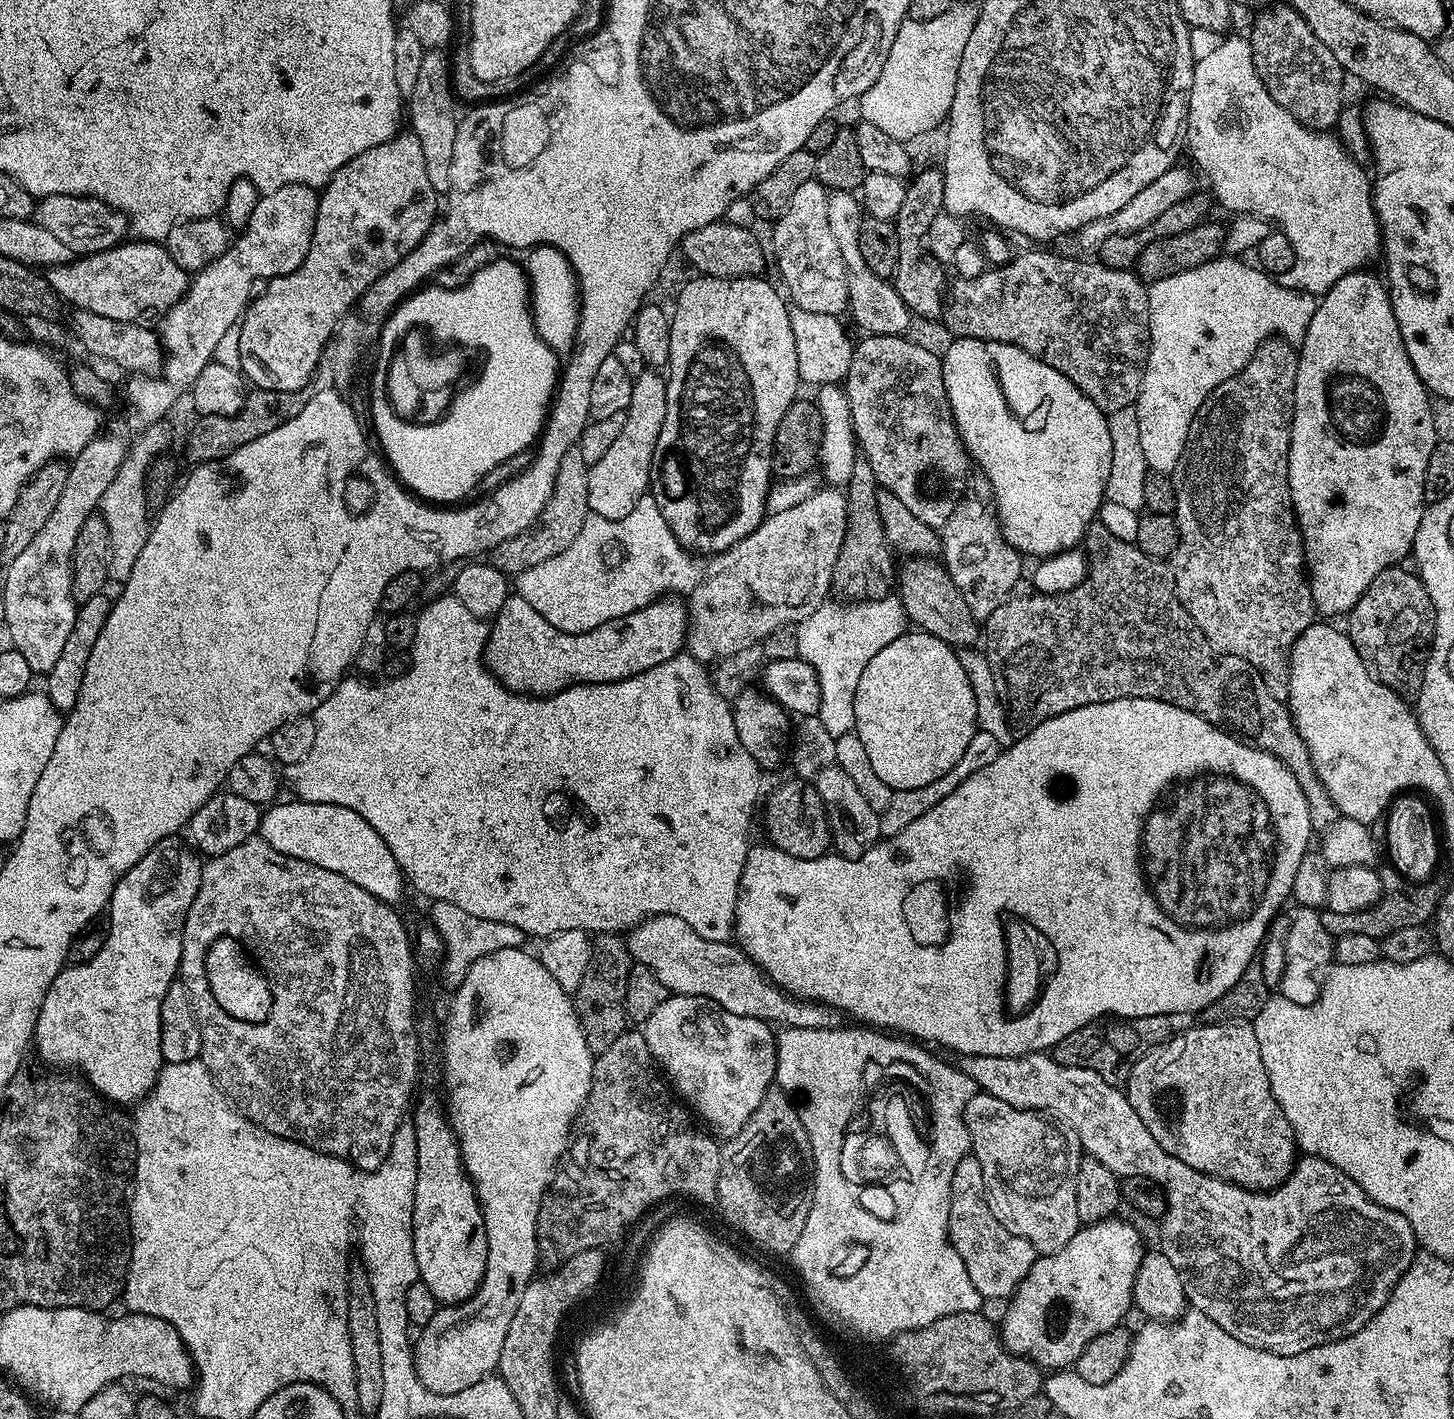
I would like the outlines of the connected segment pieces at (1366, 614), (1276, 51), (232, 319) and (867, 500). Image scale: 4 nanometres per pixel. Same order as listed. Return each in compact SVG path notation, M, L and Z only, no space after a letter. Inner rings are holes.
M1399 566L1382 570L1347 613L1347 620L1350 642L1376 679L1401 695L1408 688L1424 687L1424 672L1417 662L1435 634L1435 610L1417 573L1407 573Z
M1281 2L1277 8L1265 7L1252 24L1250 39L1254 66L1258 70L1258 78L1270 90L1270 98L1278 102L1300 124L1315 128L1317 132L1335 129L1340 120L1340 111L1344 108L1344 80L1346 73L1322 39L1307 24L1306 18L1295 9Z
M287 184L273 192L263 193L258 206L254 206L250 214L250 222L237 235L240 237L237 240L235 237L229 243L228 249L217 260L210 262L210 266L206 266L191 277L188 291L167 316L163 317L159 325L161 328L158 328L158 335L168 355L166 367L163 369L164 380L155 380L157 377L152 374L136 374L129 379L132 381L128 384L128 416L137 424L137 429L143 430L149 426L159 425L160 419L175 406L176 399L191 389L192 383L196 381L198 374L202 374L207 364L213 363L218 342L222 342L222 334L233 331L239 325L244 309L253 299L252 287L256 283L259 285L261 282L272 280L275 276L285 276L298 270L298 266L302 266L310 250L319 201L317 189L307 188L305 184Z
M858 458L846 487L848 497L848 530L834 566L833 589L845 596L848 602L876 600L887 597L898 584L898 564L892 561L893 549L885 543L882 520L876 509L877 482L870 462ZM892 588L892 590L891 590Z

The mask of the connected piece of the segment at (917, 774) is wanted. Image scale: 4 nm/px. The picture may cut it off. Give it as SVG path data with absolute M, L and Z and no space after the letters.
M919 630L906 631L870 660L854 697L854 718L854 730L862 738L862 746L866 746L878 778L893 790L914 790L942 778L966 754L966 746L970 746L970 738L978 730L974 690L970 690L970 678L962 670L957 649Z

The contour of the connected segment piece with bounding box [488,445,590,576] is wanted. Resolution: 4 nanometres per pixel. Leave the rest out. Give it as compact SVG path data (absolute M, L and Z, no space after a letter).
M579 445L566 450L565 456L558 466L554 490L544 507L540 519L527 528L522 534L507 539L498 547L493 548L489 555L489 563L507 576L517 576L541 562L566 550L573 544L578 533L590 514L589 509L589 470L590 465L583 461L582 450Z

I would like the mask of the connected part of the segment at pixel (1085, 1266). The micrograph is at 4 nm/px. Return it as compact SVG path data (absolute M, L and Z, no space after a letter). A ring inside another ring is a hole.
M1120 1218L1100 1220L1097 1224L1082 1226L1062 1246L1062 1250L1037 1255L1034 1266L1026 1278L1016 1287L1014 1295L1007 1301L1008 1309L998 1320L1000 1340L1008 1351L1016 1356L1033 1360L1044 1370L1064 1370L1075 1365L1078 1354L1106 1330L1114 1330L1125 1323L1124 1315L1133 1311L1132 1295L1134 1282L1138 1278L1138 1266L1146 1251L1140 1232L1132 1224Z

